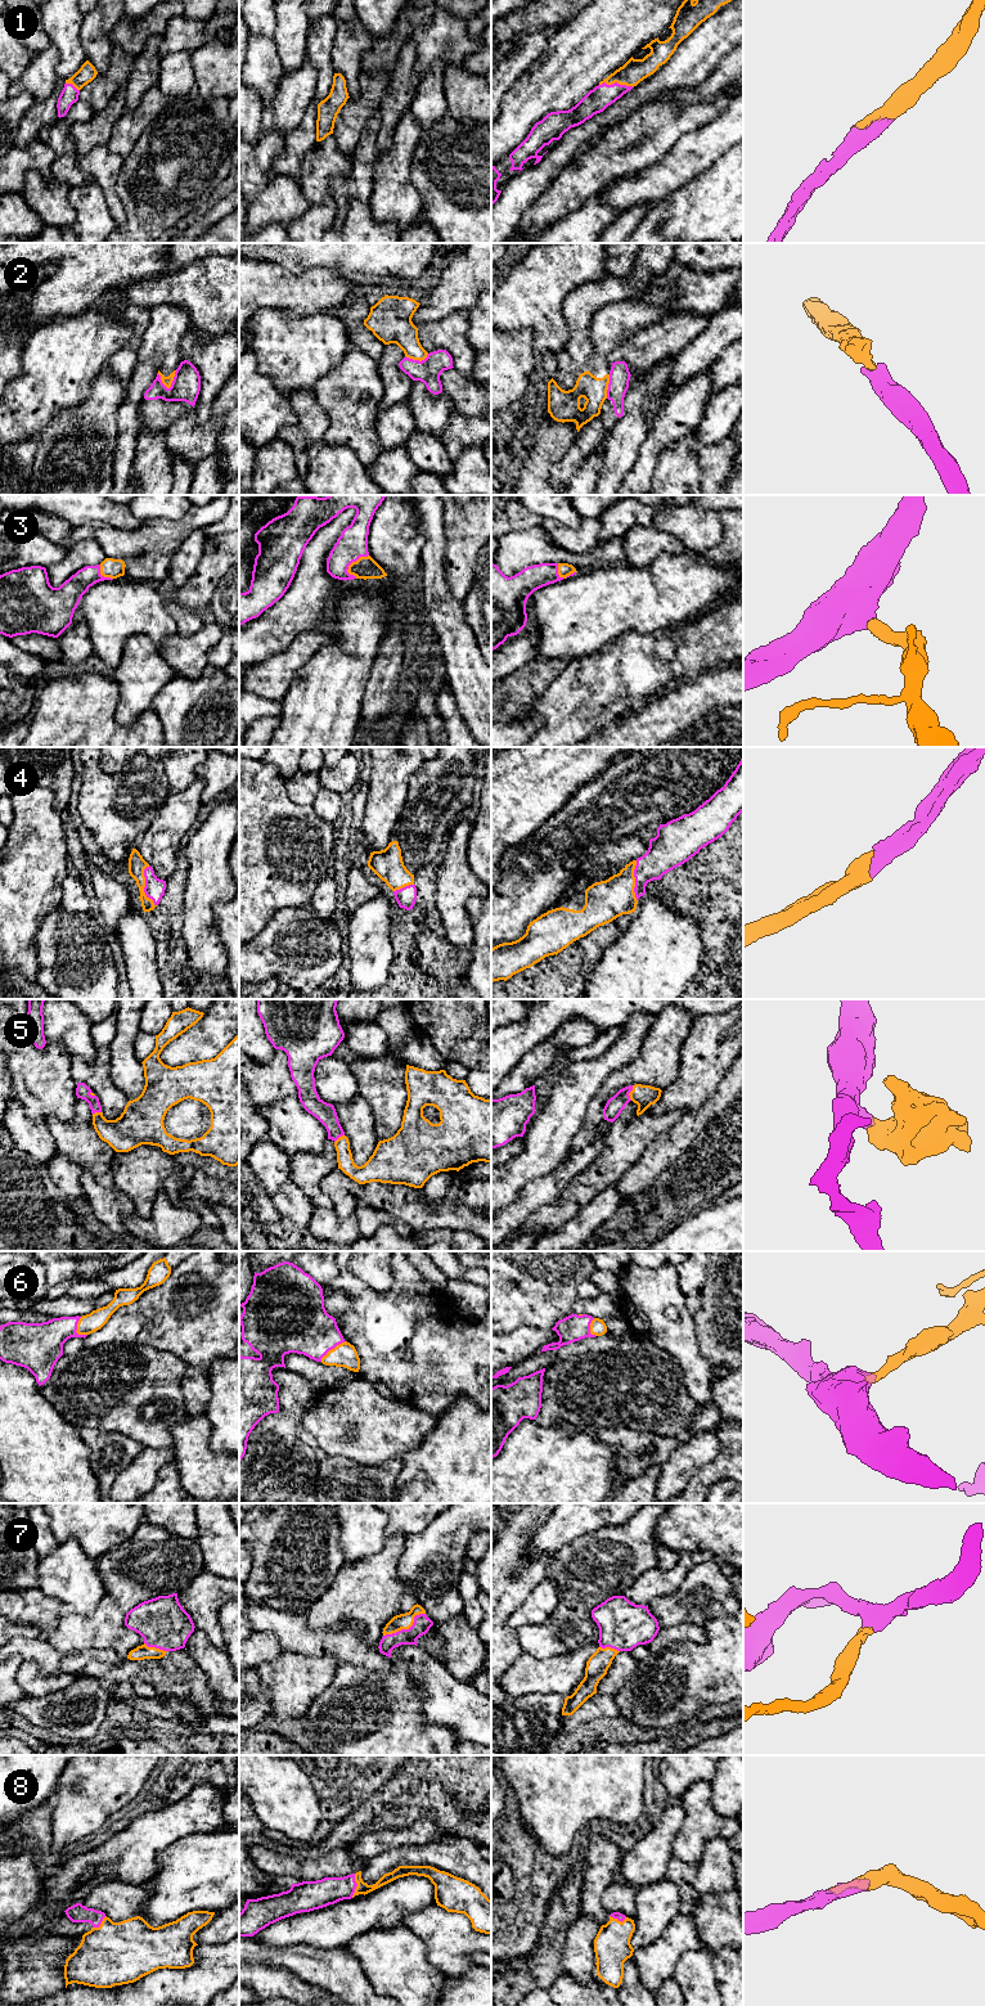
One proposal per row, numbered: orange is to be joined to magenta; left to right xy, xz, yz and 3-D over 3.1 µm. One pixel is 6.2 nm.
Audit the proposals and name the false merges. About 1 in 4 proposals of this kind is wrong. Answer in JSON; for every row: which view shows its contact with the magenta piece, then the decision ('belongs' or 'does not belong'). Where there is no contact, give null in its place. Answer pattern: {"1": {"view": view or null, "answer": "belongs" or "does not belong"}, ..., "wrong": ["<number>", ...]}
{"1": {"view": "yz", "answer": "belongs"}, "2": {"view": "xy", "answer": "does not belong"}, "3": {"view": "xz", "answer": "belongs"}, "4": {"view": "xy", "answer": "belongs"}, "5": {"view": "yz", "answer": "belongs"}, "6": {"view": "xz", "answer": "belongs"}, "7": {"view": "xz", "answer": "belongs"}, "8": {"view": "xz", "answer": "belongs"}, "wrong": ["2"]}

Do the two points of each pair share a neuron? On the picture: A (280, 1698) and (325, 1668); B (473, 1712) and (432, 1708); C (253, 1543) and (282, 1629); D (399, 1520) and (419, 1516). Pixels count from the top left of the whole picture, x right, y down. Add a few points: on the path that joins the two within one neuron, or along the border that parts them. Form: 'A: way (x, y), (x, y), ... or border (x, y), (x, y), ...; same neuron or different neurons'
A: way (292, 1686), (300, 1678), (314, 1673); same neuron
B: way (463, 1708), (442, 1708); same neuron
C: border (252, 1600), (257, 1600), (274, 1609), (305, 1613); different neurons
D: way (404, 1516), (414, 1516); same neuron

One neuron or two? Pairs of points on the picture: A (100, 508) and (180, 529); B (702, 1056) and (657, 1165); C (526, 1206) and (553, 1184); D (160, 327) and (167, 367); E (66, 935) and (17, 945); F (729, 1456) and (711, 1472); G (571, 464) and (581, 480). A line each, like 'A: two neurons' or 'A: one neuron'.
A: two neurons
B: two neurons
C: one neuron
D: one neuron
E: two neurons
F: one neuron
G: two neurons

